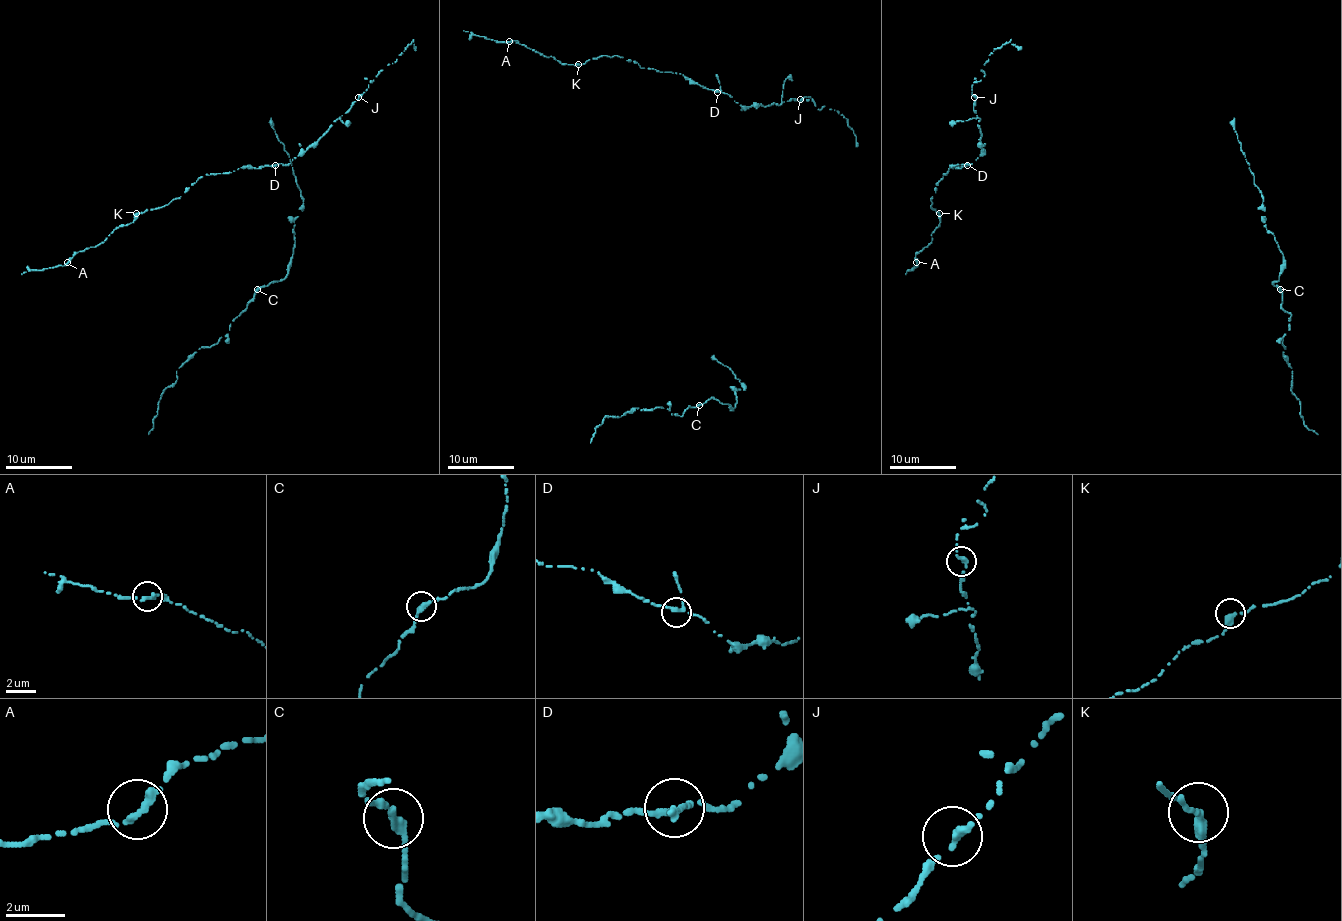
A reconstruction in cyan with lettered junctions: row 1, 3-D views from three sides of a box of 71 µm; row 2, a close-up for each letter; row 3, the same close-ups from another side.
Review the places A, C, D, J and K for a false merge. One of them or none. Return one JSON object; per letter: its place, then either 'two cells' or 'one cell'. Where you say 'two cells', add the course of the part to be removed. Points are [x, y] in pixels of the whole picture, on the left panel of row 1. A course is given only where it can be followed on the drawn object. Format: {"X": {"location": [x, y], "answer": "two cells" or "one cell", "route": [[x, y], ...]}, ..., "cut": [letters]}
{"A": {"location": [67, 262], "answer": "one cell"}, "C": {"location": [257, 289], "answer": "one cell"}, "D": {"location": [275, 165], "answer": "one cell"}, "J": {"location": [358, 97], "answer": "one cell"}, "K": {"location": [136, 213], "answer": "one cell"}, "cut": []}

